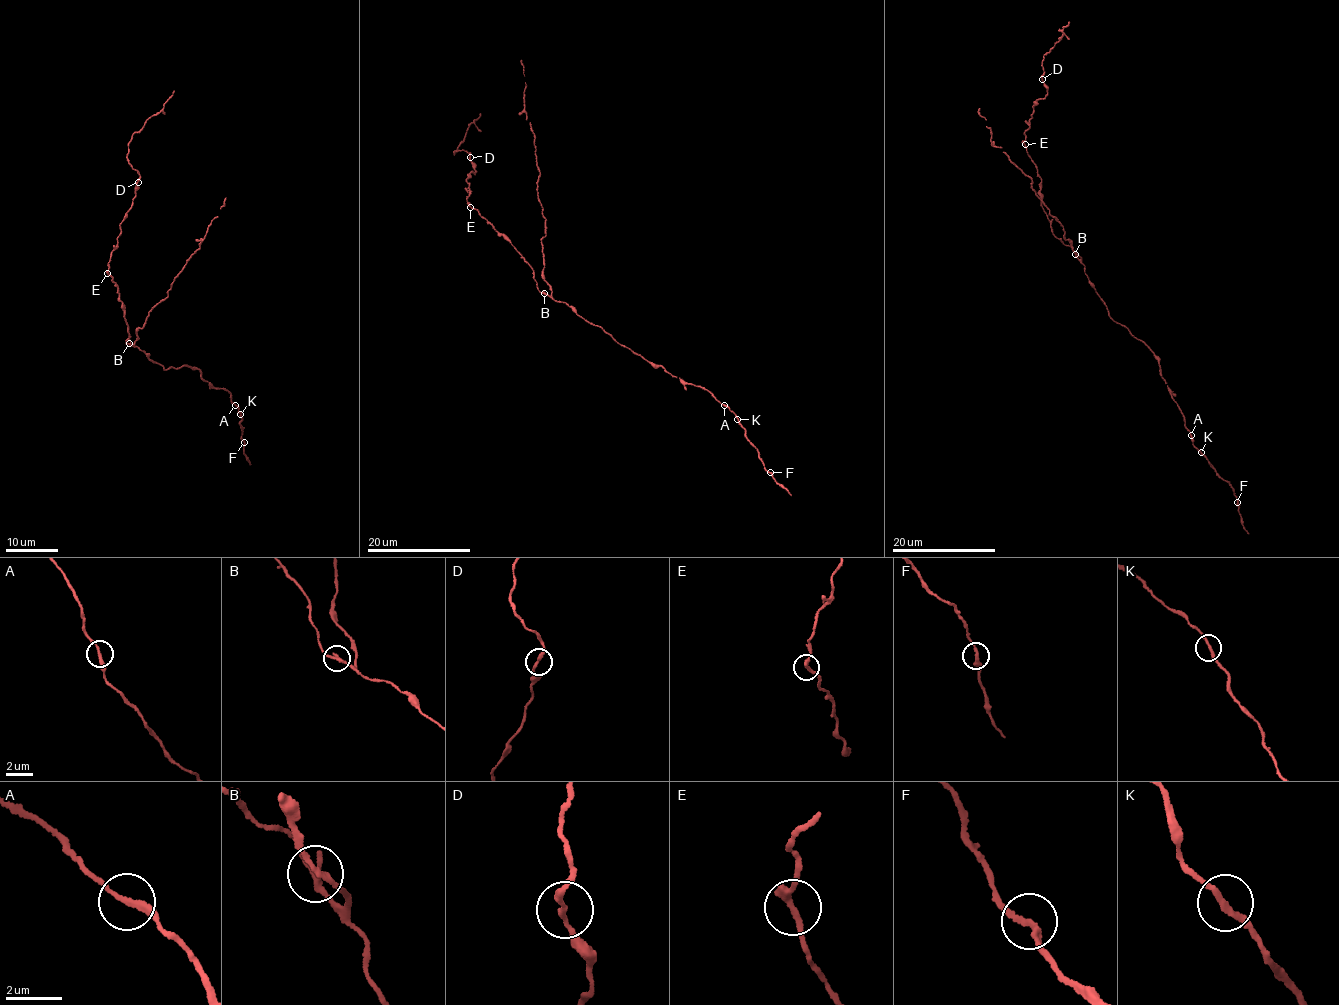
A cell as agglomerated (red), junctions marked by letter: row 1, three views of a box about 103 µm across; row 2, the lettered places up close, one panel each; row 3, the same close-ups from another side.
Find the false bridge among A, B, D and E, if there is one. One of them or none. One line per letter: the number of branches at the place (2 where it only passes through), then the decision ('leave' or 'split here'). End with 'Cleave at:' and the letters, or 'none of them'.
A: 2 branches meet; leave
B: 2 branches meet; leave
D: 2 branches meet; leave
E: 2 branches meet; leave
Cleave at: none of them

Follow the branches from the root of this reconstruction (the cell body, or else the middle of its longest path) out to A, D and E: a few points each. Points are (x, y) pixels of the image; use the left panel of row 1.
A: (126, 341), (163, 368), (195, 367), (200, 370), (201, 379), (228, 392), (231, 403), (235, 404)
D: (126, 341), (130, 336), (124, 306), (107, 270), (138, 182)
E: (126, 341), (130, 336), (124, 306), (119, 299), (117, 283), (107, 273)

